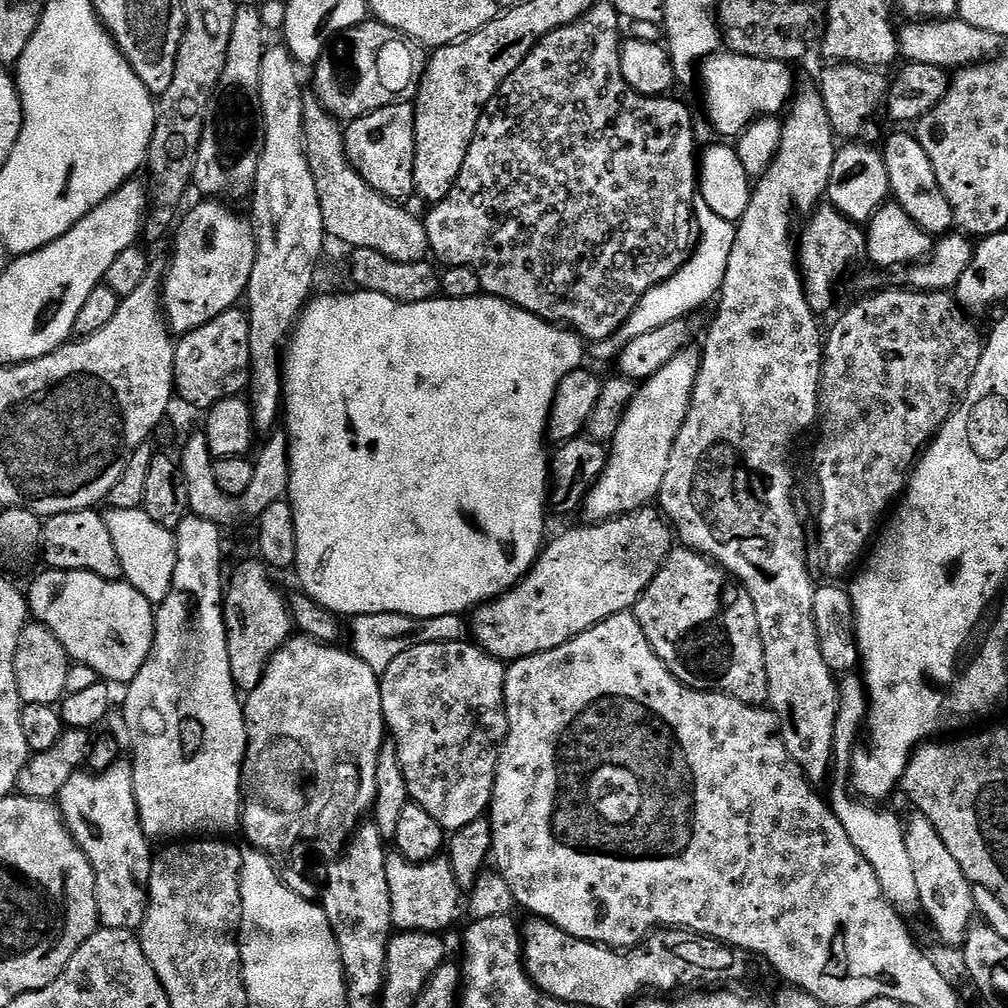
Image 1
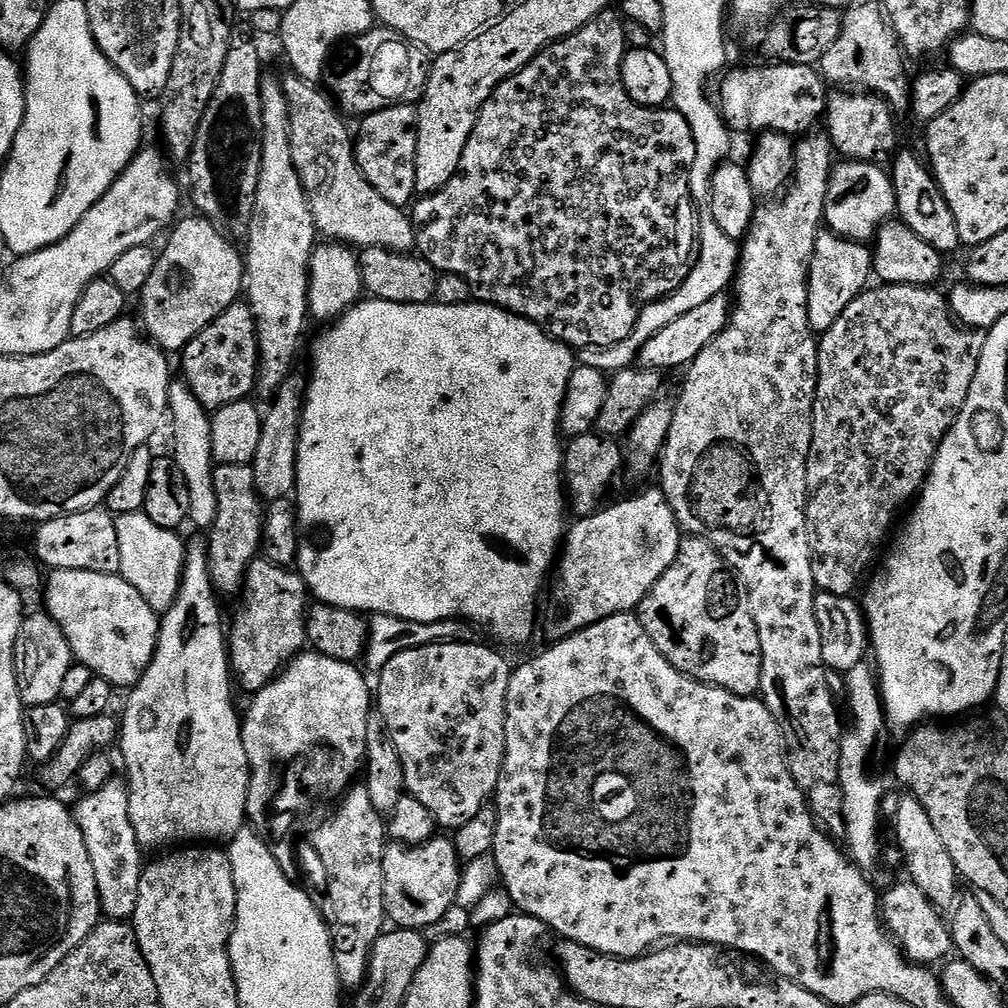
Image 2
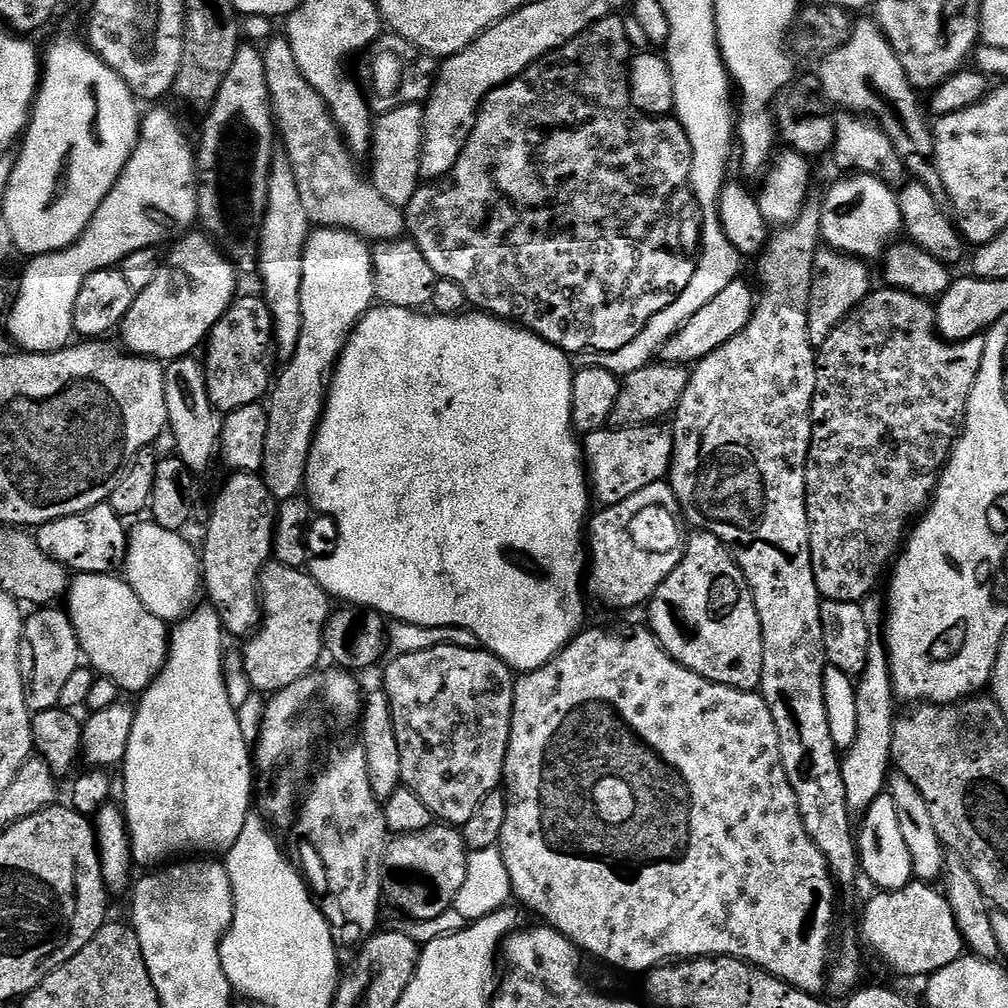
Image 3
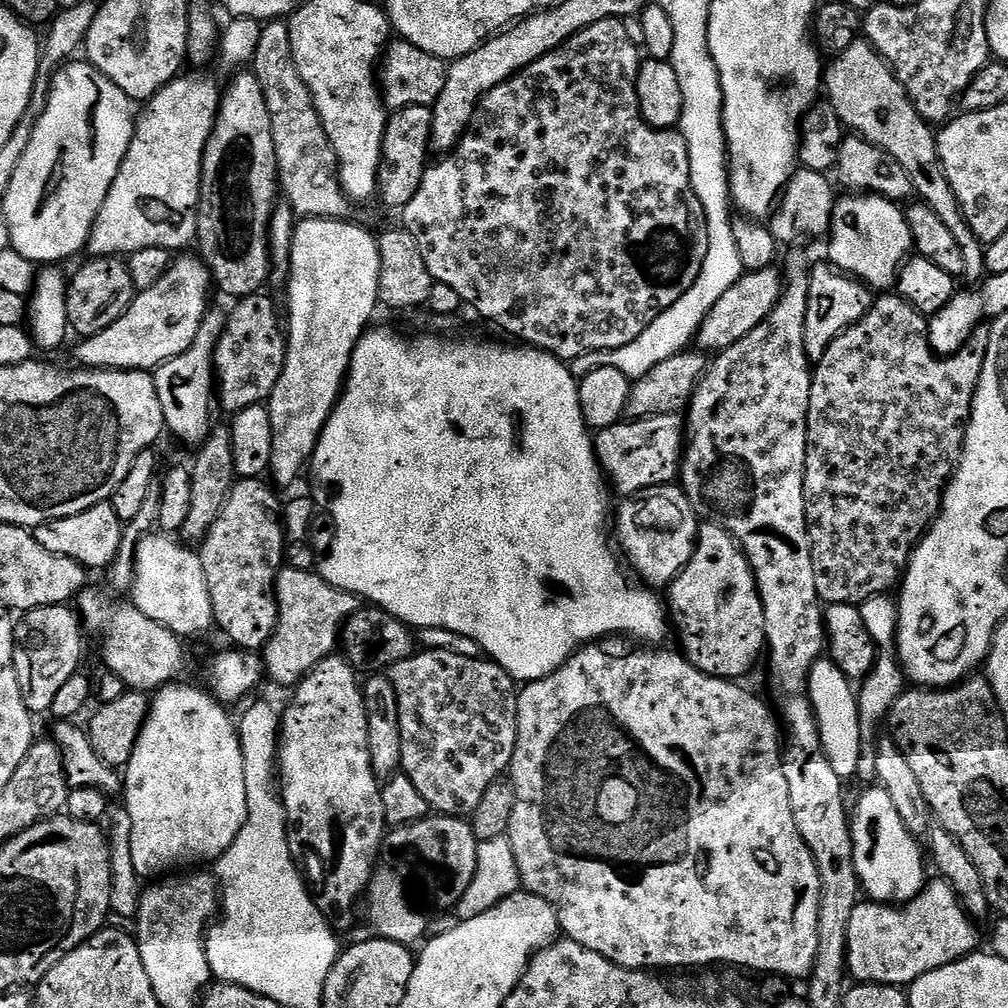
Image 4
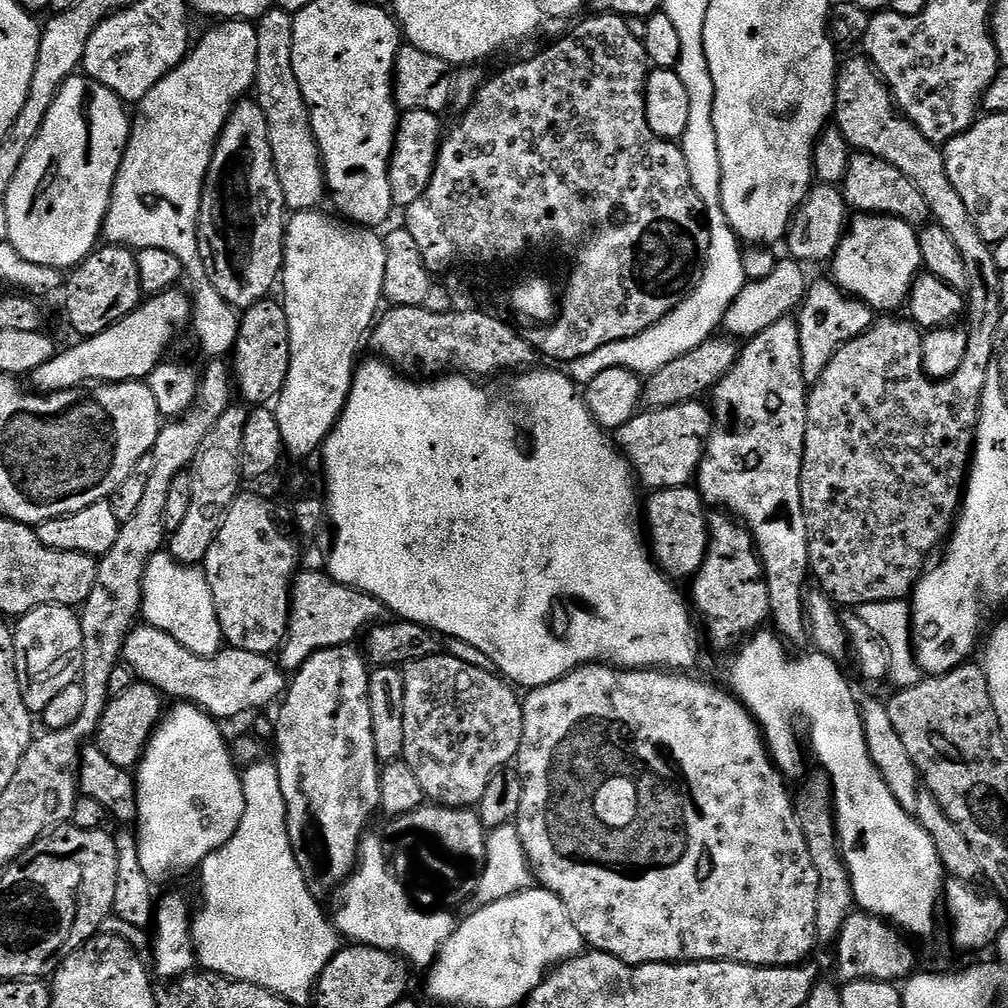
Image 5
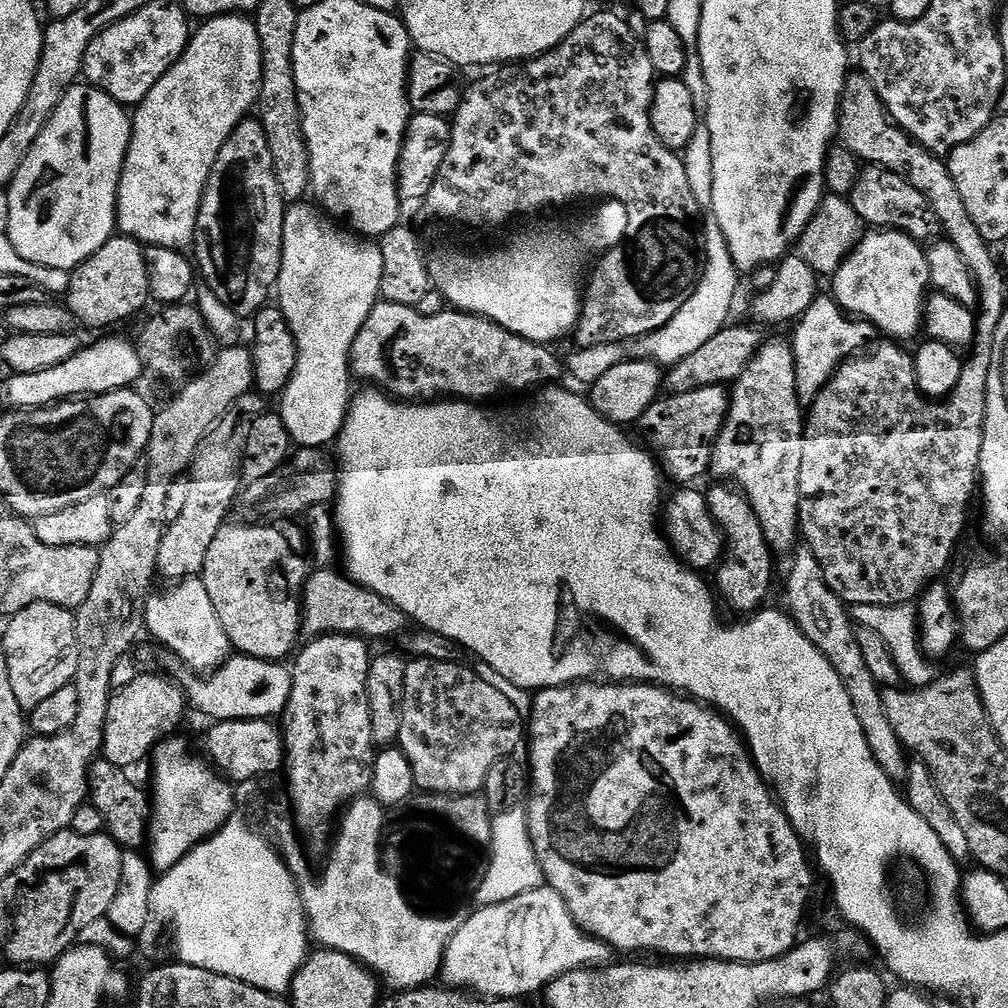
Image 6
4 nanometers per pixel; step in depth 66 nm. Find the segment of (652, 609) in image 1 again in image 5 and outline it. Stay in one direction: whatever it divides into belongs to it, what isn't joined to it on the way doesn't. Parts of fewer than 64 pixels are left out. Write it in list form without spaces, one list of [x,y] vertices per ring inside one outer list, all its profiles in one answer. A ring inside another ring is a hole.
[[[723,511],[713,513],[708,516],[708,557],[691,577],[690,604],[702,624],[704,619],[713,646],[735,649],[741,637],[755,633],[763,625],[760,623],[769,619],[770,594],[764,583],[764,565],[760,563],[751,532]]]

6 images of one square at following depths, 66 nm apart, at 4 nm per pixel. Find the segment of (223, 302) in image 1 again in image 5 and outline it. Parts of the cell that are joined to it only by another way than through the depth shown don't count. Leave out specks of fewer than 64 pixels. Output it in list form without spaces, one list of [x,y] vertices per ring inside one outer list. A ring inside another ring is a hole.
[[[179,287],[171,288],[157,296],[147,297],[126,318],[114,326],[81,339],[73,348],[57,351],[50,362],[38,366],[30,377],[30,384],[41,394],[61,392],[93,382],[120,384],[124,380],[147,381],[148,376],[165,359],[164,348],[172,344],[172,339],[185,327],[189,327],[192,318],[192,301],[187,291]]]

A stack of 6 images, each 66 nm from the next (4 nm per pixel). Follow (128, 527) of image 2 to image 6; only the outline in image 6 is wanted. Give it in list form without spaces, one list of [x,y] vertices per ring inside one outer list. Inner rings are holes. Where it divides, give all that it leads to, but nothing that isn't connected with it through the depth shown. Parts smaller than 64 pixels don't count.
[[[193,578],[173,583],[165,592],[157,591],[148,597],[148,609],[144,615],[147,631],[160,644],[168,647],[167,651],[176,656],[191,671],[197,674],[211,674],[228,661],[230,645],[226,638],[226,630],[222,630],[222,622],[218,622],[218,614],[214,610],[214,602],[210,602],[210,594],[206,594],[203,579]]]

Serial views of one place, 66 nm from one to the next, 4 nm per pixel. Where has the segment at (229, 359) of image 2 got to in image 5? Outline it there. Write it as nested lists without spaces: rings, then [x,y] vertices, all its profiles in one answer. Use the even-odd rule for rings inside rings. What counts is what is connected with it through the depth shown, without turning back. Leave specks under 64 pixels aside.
[[[269,298],[266,300],[259,300],[257,304],[251,304],[249,308],[243,309],[242,315],[244,316],[240,320],[240,329],[236,332],[236,345],[232,348],[232,356],[230,355],[230,364],[234,369],[234,388],[238,393],[239,399],[240,396],[245,405],[248,406],[268,406],[275,401],[276,397],[279,396],[280,391],[282,390],[282,386],[286,382],[286,374],[290,370],[290,326],[288,325],[288,319],[286,318],[286,314],[284,313],[283,303],[279,299]]]

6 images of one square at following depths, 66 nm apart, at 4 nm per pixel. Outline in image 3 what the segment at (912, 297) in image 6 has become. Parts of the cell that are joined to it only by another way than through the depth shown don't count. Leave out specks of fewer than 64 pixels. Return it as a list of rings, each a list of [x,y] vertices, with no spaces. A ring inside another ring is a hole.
[[[848,174],[840,180],[820,204],[820,235],[829,249],[855,256],[865,262],[879,261],[901,235],[900,202],[889,185],[873,176]]]

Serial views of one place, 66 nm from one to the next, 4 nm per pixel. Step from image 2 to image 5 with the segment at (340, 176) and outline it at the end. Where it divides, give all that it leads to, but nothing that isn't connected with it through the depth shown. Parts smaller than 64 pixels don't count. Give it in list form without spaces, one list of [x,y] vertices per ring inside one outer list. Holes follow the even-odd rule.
[[[271,8],[260,19],[255,21],[258,34],[258,70],[254,85],[254,99],[262,106],[262,114],[266,114],[266,130],[270,134],[270,154],[274,158],[274,170],[278,174],[278,182],[282,186],[282,198],[285,209],[289,213],[316,210],[326,200],[324,183],[324,164],[320,161],[320,151],[312,133],[312,117],[308,114],[308,104],[304,101],[302,90],[298,86],[298,78],[294,78],[294,22],[293,13],[284,8]]]

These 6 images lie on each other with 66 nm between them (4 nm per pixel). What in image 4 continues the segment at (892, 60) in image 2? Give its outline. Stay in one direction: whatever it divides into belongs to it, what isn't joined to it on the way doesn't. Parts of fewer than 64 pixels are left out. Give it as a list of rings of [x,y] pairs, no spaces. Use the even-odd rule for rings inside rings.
[[[857,42],[831,63],[827,65],[822,81],[827,103],[834,106],[849,133],[861,136],[866,142],[890,154],[890,158],[894,158],[894,162],[910,174],[913,193],[928,204],[934,214],[938,214],[939,220],[954,237],[962,254],[963,279],[972,283],[969,285],[979,285],[988,272],[986,245],[974,234],[974,230],[970,230],[962,214],[962,206],[942,170],[933,125],[924,120],[918,110],[914,110],[902,82],[898,82],[891,66],[874,51],[871,44]]]

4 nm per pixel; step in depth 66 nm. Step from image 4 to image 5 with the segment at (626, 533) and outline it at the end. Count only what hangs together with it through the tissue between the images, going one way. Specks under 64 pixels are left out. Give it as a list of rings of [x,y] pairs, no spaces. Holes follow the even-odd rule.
[[[692,486],[662,488],[653,491],[649,496],[652,497],[645,508],[643,505],[642,516],[643,519],[644,516],[648,519],[646,536],[650,541],[651,555],[673,581],[687,581],[695,576],[702,562],[708,557],[708,516],[705,502]]]

